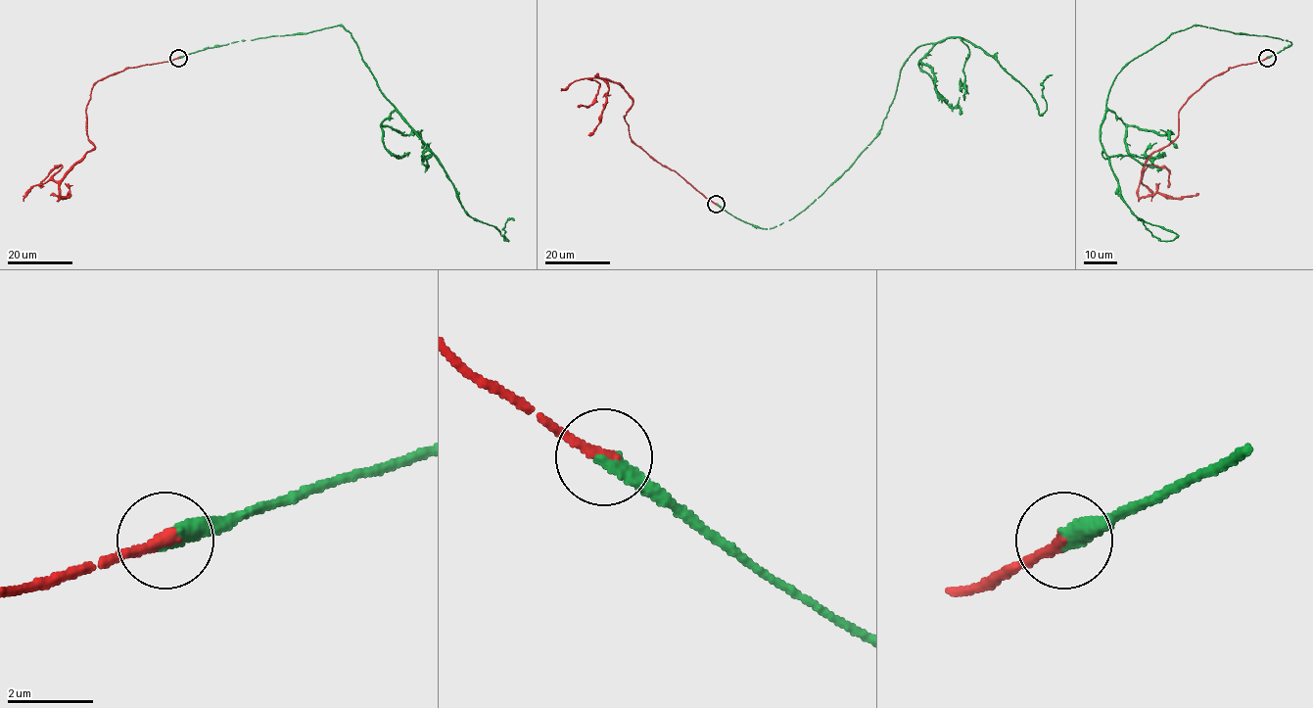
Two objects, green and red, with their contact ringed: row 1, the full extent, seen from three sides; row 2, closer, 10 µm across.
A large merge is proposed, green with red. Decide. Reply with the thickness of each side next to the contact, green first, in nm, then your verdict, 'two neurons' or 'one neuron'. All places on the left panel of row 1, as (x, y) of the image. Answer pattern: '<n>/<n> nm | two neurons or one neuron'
380/280 nm | one neuron

